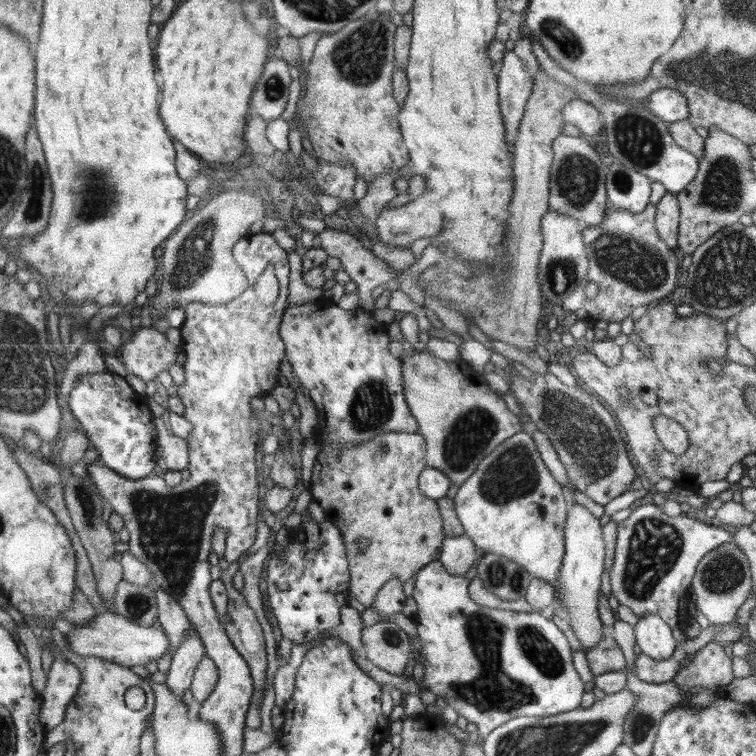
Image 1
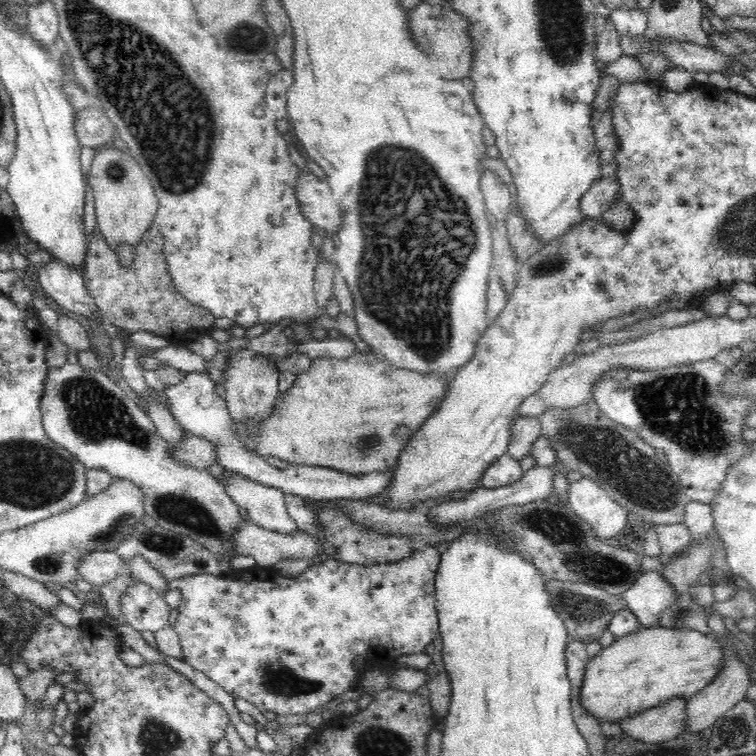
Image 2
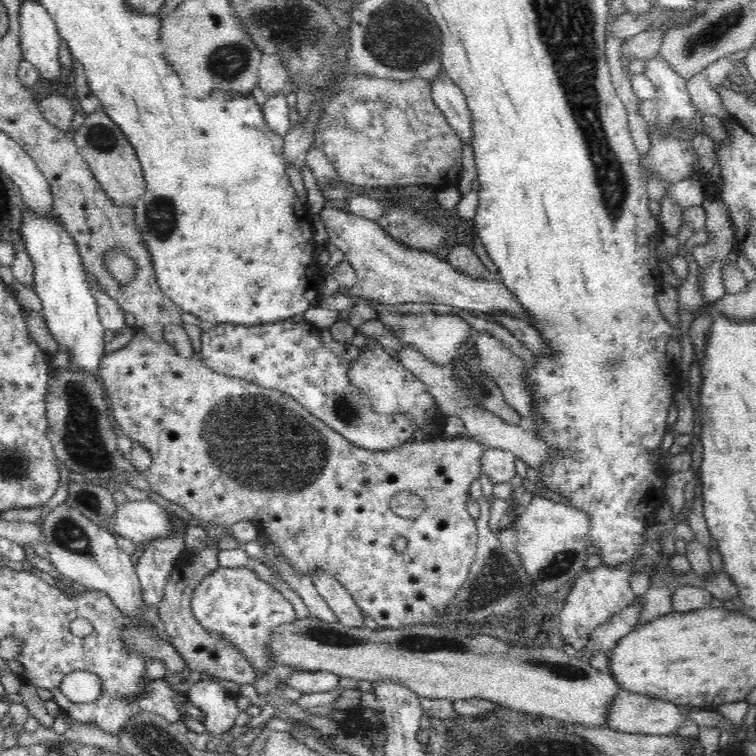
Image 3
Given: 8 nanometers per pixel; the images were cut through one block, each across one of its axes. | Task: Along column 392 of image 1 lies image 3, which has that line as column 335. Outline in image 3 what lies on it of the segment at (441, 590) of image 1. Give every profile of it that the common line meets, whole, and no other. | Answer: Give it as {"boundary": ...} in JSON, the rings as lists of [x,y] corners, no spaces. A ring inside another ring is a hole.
{"boundary":[[[294,671],[289,677],[280,682],[280,685],[294,688],[302,695],[309,695],[314,693],[328,693],[336,688],[339,684],[340,676],[333,673],[316,672],[302,672]]]}

